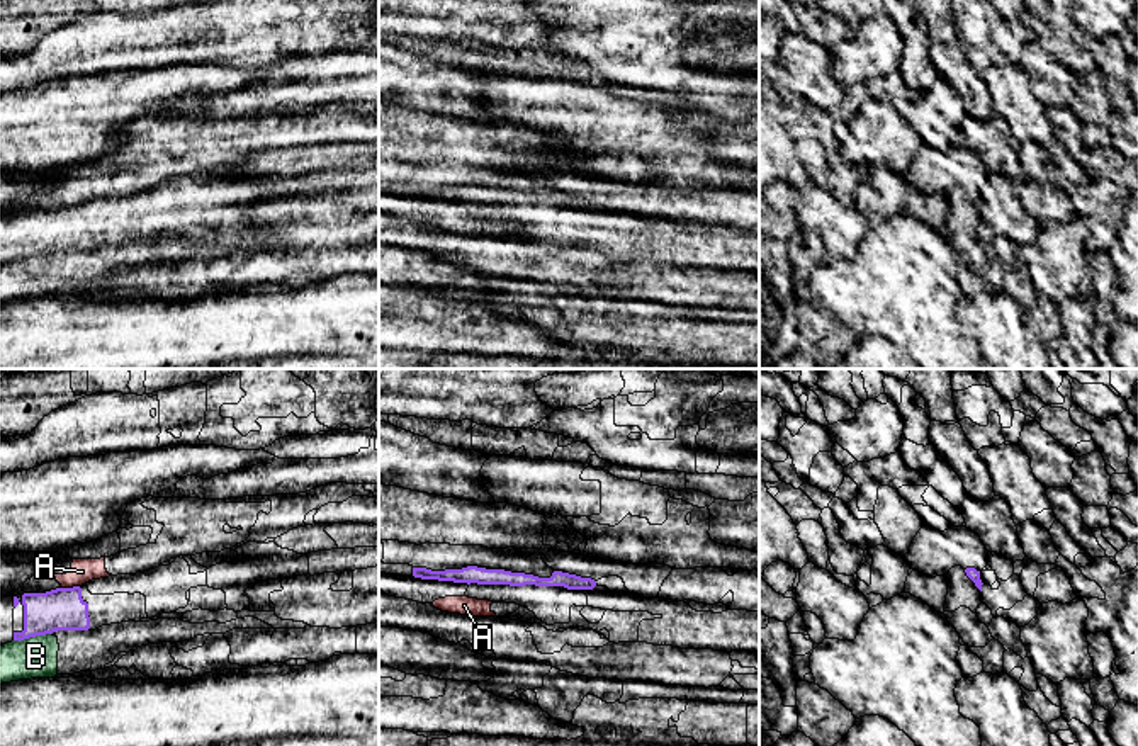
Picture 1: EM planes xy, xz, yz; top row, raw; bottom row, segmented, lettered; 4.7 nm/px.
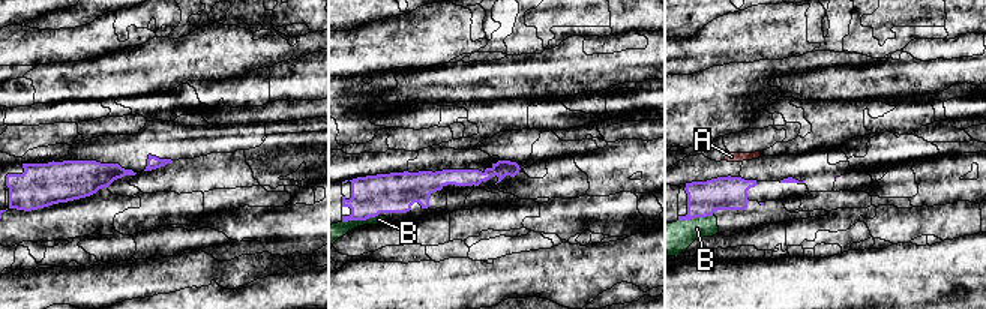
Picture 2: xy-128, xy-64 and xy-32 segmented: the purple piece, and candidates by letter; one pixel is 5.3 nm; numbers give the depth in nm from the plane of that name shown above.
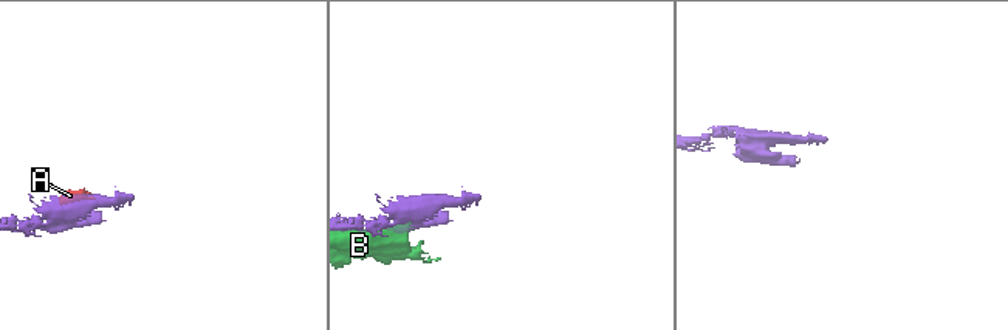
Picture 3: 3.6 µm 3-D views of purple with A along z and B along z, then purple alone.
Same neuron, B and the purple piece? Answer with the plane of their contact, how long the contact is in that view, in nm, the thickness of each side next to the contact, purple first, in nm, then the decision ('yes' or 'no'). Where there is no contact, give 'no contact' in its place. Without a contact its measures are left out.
xy | 190 nm | 200/190 nm | no

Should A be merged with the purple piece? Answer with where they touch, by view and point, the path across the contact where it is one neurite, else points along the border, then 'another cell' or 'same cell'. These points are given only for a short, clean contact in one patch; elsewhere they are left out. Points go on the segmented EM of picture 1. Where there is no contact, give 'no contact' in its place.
xy (70, 588) | along xy (78, 585), (61, 588) | another cell

